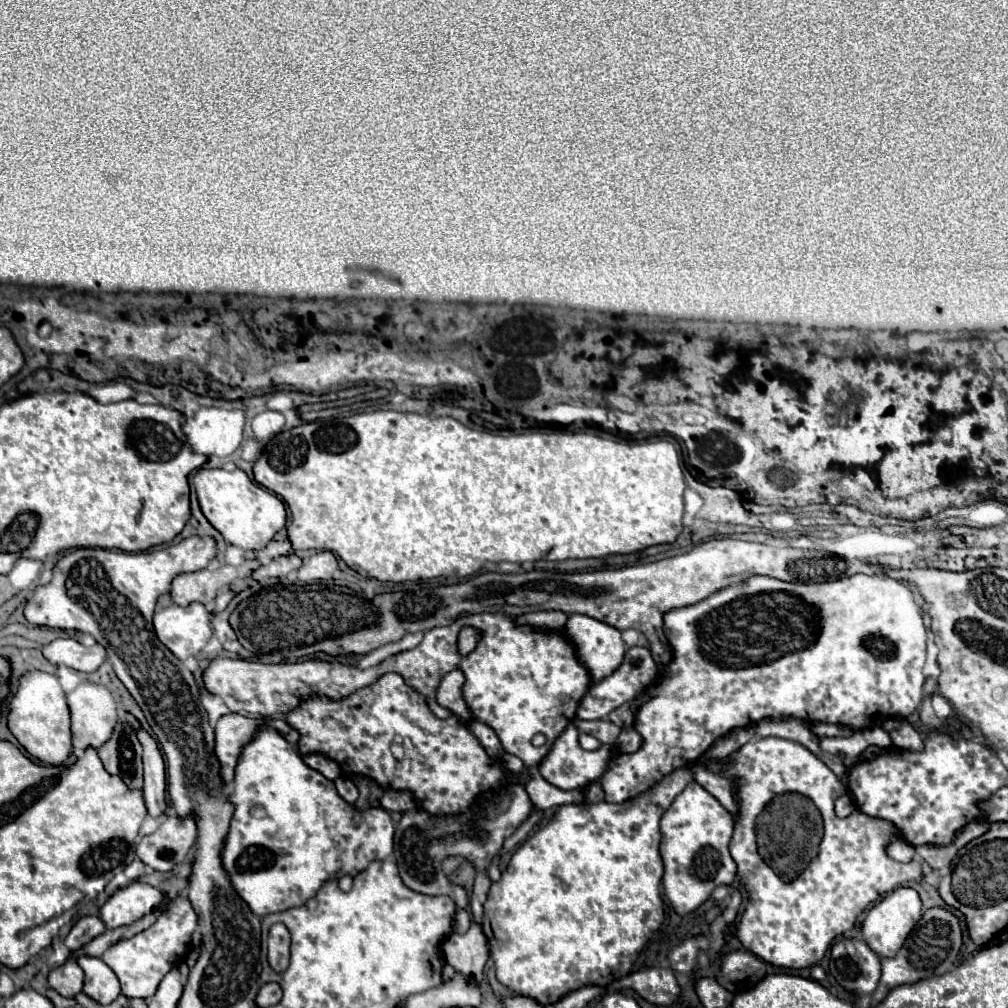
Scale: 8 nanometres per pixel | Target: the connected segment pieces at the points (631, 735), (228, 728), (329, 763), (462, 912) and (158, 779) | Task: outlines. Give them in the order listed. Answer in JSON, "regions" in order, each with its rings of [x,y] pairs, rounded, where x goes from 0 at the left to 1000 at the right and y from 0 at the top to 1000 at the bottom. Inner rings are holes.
{"regions":[[[[621,722],[617,724],[617,728],[613,730],[613,738],[611,742],[617,746],[629,746],[635,740],[635,728],[629,722]]],[[[228,706],[214,716],[214,750],[218,754],[218,768],[222,776],[232,772],[234,758],[238,754],[238,742],[254,730],[254,722],[274,722],[290,740],[296,738],[298,728],[284,714],[266,714],[266,712],[250,712]]],[[[306,748],[306,750],[300,750],[300,752],[302,752],[302,756],[304,756],[308,762],[319,766],[326,774],[331,775],[338,769],[338,766],[329,766],[329,762],[335,760],[335,758],[333,758],[331,754],[325,754],[321,748]]],[[[456,902],[452,906],[452,911],[454,912],[454,921],[452,919],[452,914],[449,916],[449,924],[454,926],[454,927],[461,927],[457,926],[458,923],[466,921],[468,917],[468,911],[467,907],[462,903],[462,902]],[[455,922],[455,923],[453,923]]],[[[127,706],[127,718],[135,718],[135,726],[139,726],[139,738],[143,742],[143,796],[147,808],[157,812],[165,802],[165,764],[159,742],[155,734],[139,720],[139,716]]]]}

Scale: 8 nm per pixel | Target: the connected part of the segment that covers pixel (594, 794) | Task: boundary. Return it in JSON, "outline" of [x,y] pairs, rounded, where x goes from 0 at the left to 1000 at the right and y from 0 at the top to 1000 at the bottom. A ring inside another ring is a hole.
{"outline":[[[593,776],[583,778],[579,788],[581,788],[581,796],[597,796],[599,794],[599,786],[597,786],[597,780]]]}

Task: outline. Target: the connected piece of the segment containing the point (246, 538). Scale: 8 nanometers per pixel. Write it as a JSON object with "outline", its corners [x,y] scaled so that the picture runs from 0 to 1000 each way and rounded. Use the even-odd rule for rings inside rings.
{"outline":[[[200,464],[192,472],[192,484],[202,512],[222,532],[226,540],[232,540],[242,546],[260,546],[274,532],[274,528],[284,522],[286,510],[282,498],[274,490],[250,478],[236,464],[230,468],[220,464]]]}

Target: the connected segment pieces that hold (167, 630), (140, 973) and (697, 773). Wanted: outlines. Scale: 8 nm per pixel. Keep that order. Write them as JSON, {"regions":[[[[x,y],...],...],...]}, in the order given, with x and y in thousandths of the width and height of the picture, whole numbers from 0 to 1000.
{"regions":[[[[198,597],[187,601],[167,601],[153,609],[157,635],[179,655],[194,651],[210,633],[208,609]]],[[[175,891],[171,901],[161,905],[149,921],[145,921],[143,925],[127,931],[127,933],[119,933],[117,937],[109,938],[101,946],[101,952],[117,968],[121,986],[127,990],[141,990],[147,994],[153,988],[159,972],[171,962],[173,948],[177,948],[179,952],[185,948],[192,921],[194,921],[194,907],[192,907],[188,895],[183,891]]],[[[687,760],[687,766],[688,766],[688,774],[698,782],[702,784],[724,808],[730,810],[730,796],[728,796],[728,780],[726,780],[726,774],[724,772],[718,772],[714,768],[706,768],[702,766],[700,762],[696,760]]]]}

